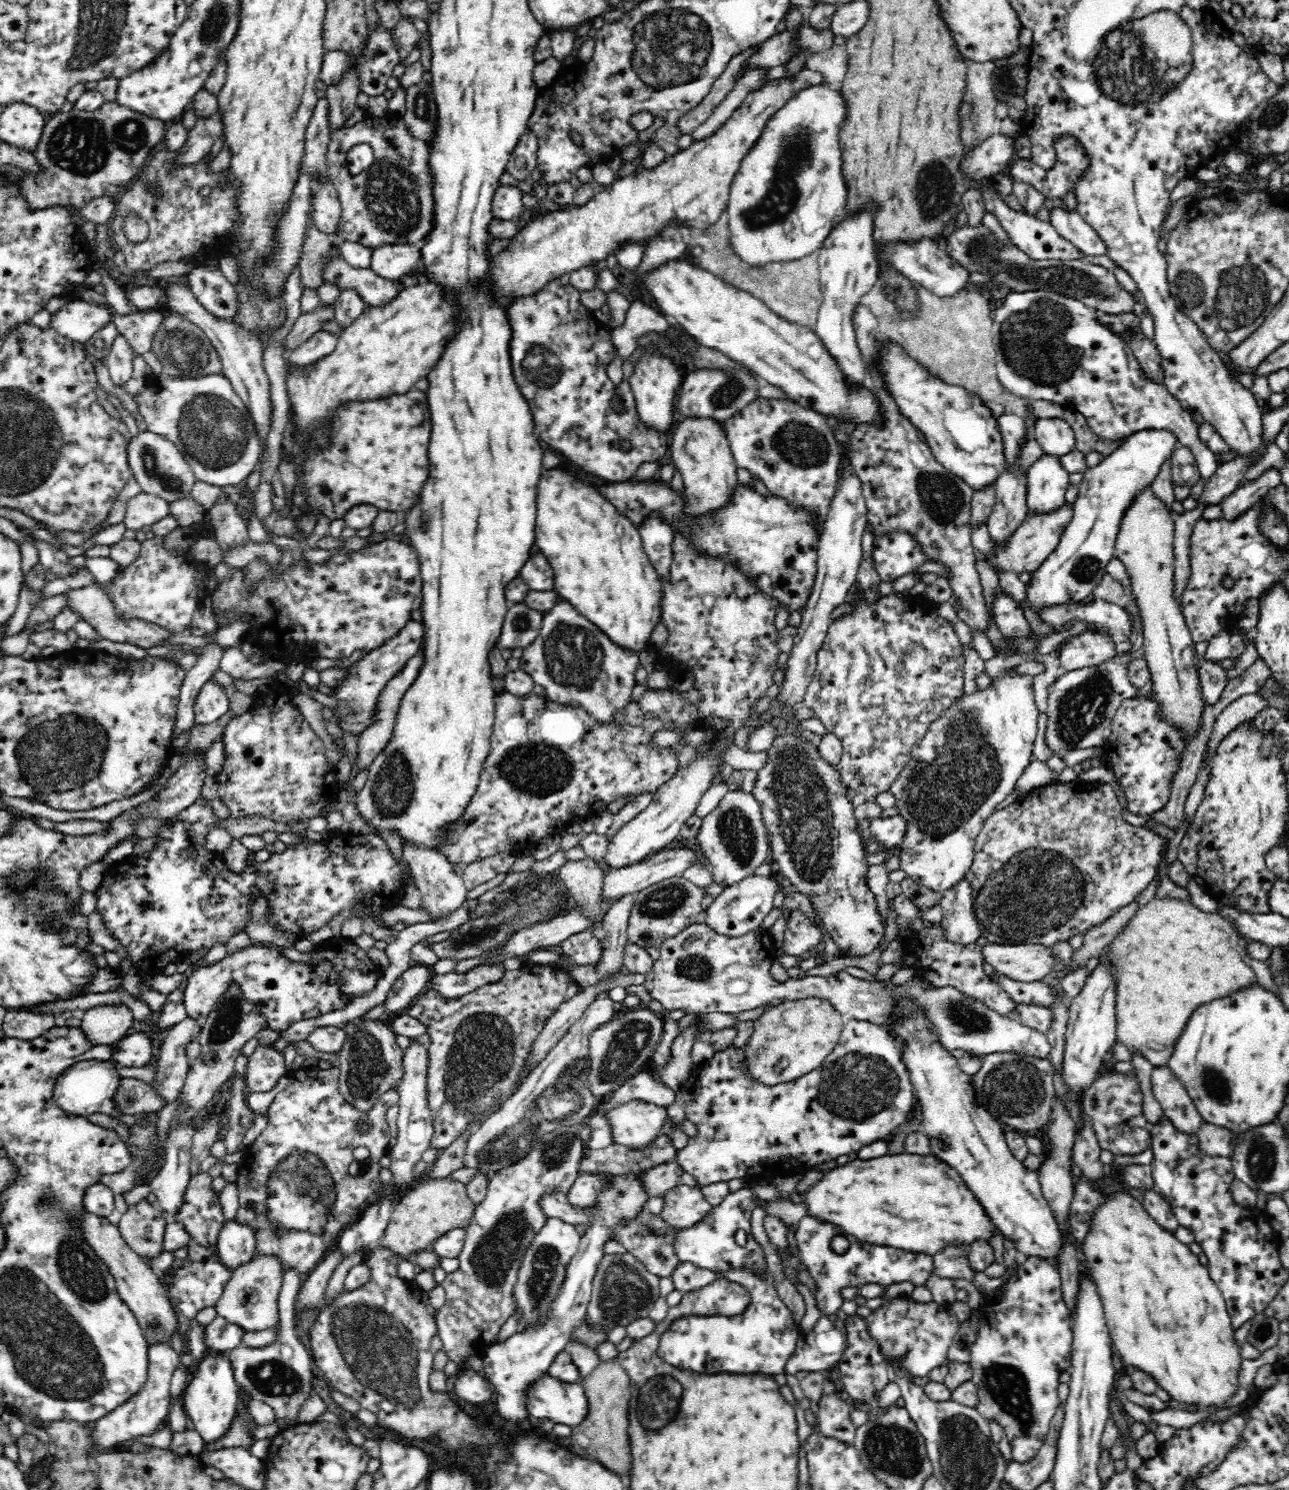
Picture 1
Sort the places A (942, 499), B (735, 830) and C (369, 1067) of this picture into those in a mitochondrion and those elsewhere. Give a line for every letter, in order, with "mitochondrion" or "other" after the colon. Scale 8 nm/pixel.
A: mitochondrion
B: mitochondrion
C: mitochondrion

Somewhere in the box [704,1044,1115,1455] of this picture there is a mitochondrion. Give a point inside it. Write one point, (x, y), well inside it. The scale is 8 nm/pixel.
(858, 1086)

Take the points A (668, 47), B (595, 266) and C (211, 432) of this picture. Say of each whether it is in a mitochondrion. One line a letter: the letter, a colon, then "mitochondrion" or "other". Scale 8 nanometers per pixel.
A: mitochondrion
B: other
C: mitochondrion

